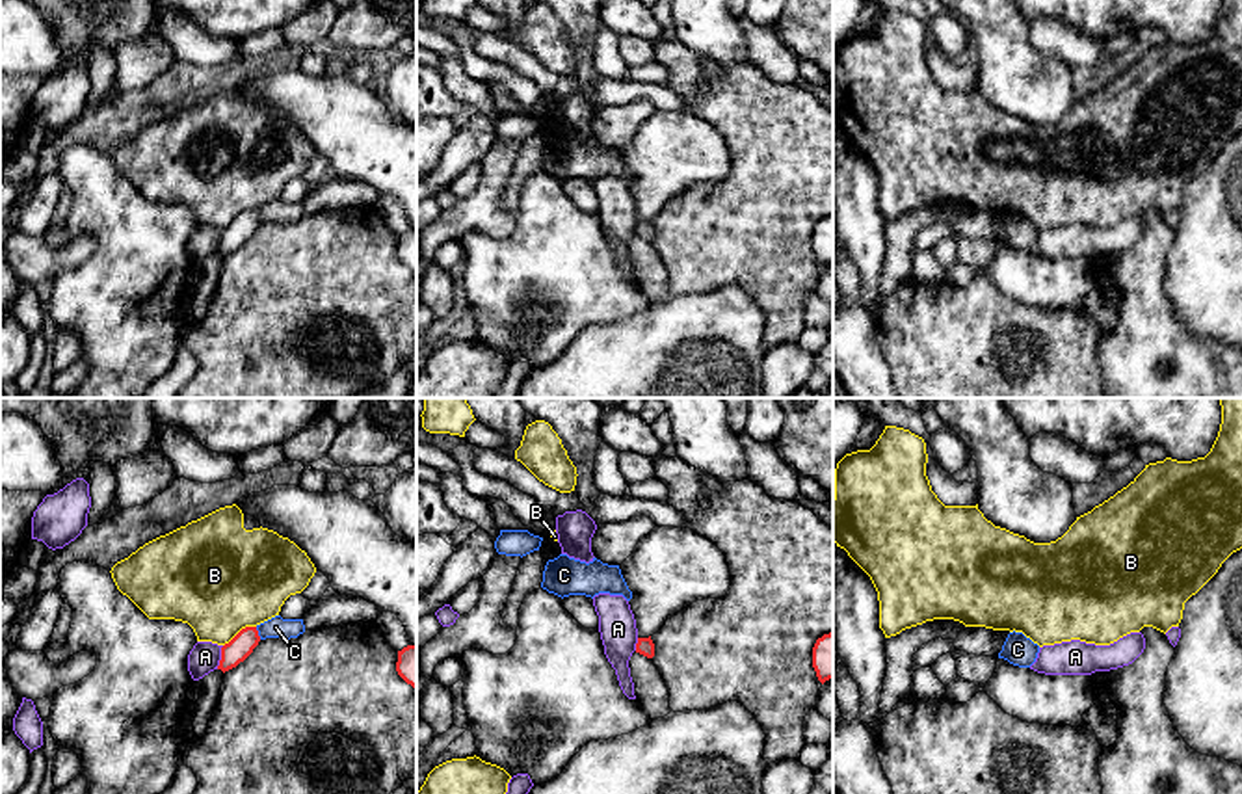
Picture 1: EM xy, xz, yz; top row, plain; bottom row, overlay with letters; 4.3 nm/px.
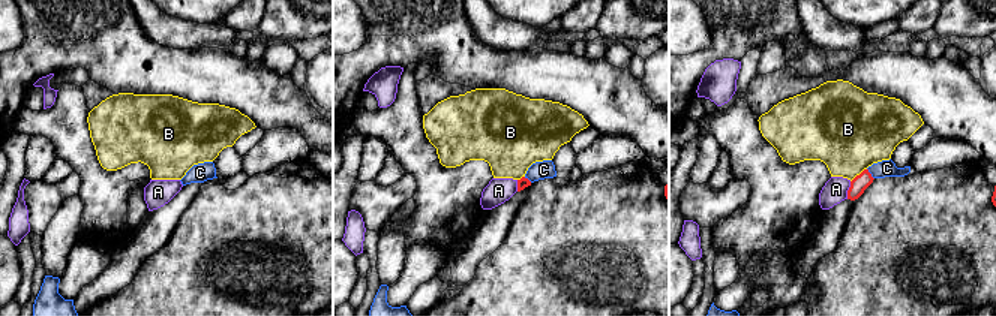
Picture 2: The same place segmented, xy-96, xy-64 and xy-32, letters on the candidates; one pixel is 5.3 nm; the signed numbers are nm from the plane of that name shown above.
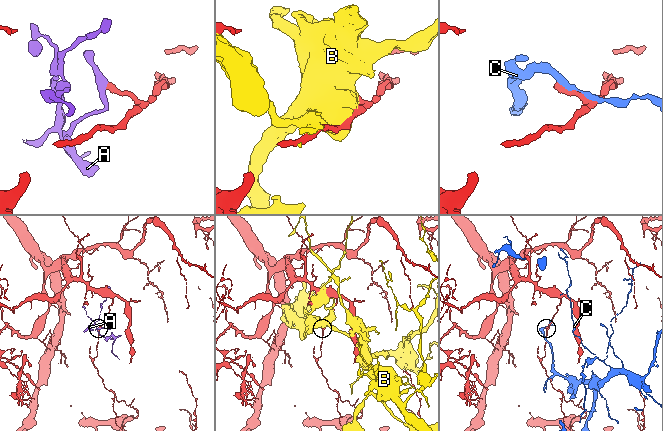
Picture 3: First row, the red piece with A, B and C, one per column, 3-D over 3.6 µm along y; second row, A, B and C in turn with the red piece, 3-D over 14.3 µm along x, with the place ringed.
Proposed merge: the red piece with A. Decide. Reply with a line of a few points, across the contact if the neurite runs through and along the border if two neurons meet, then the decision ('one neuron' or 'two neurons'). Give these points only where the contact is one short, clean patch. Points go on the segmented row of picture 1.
xy (224, 646), (216, 668) | two neurons

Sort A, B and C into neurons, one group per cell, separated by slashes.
A / B / C

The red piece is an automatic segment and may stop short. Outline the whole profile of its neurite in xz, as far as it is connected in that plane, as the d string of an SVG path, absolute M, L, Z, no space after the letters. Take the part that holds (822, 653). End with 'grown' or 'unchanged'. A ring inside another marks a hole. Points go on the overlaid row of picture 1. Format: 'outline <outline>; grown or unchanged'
outline M833 632L816 640L813 647L813 668L822 684L833 679Z; unchanged

